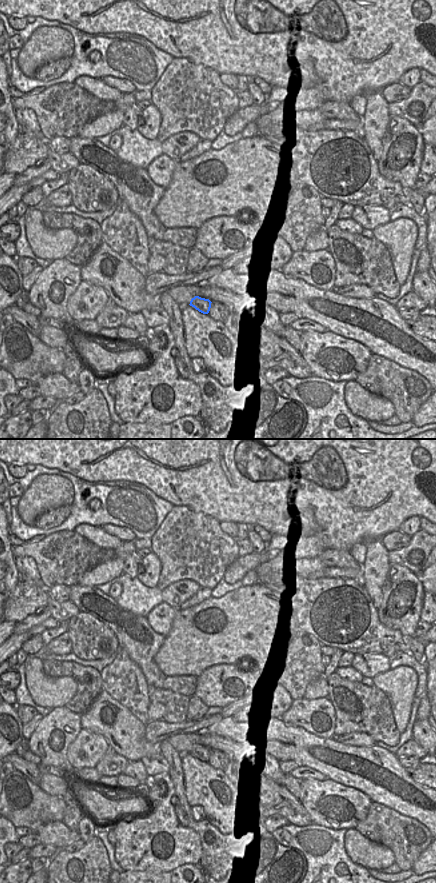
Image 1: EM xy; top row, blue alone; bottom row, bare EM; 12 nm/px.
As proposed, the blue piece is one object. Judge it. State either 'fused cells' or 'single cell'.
fused cells

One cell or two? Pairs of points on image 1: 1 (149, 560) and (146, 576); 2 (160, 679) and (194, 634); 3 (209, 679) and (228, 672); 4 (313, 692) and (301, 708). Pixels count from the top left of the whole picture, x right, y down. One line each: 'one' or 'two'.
1: one
2: two
3: one
4: two

